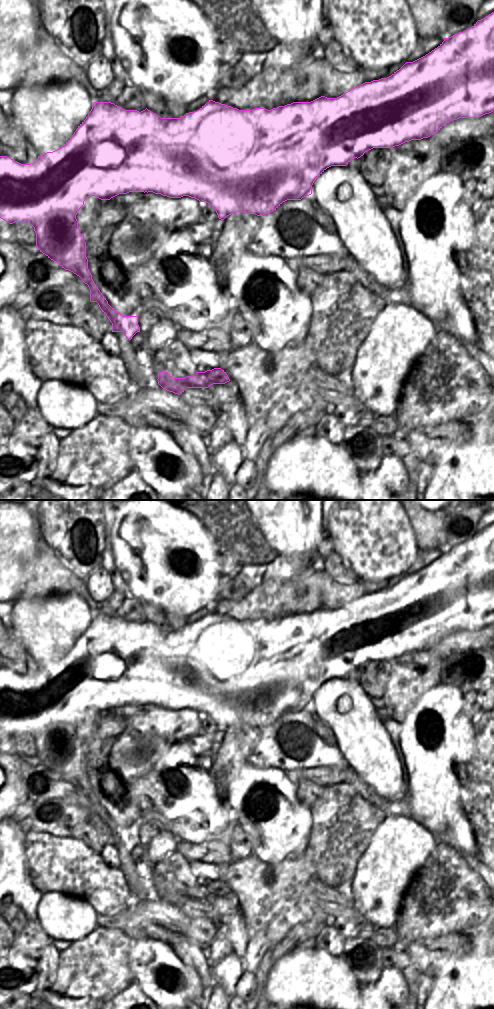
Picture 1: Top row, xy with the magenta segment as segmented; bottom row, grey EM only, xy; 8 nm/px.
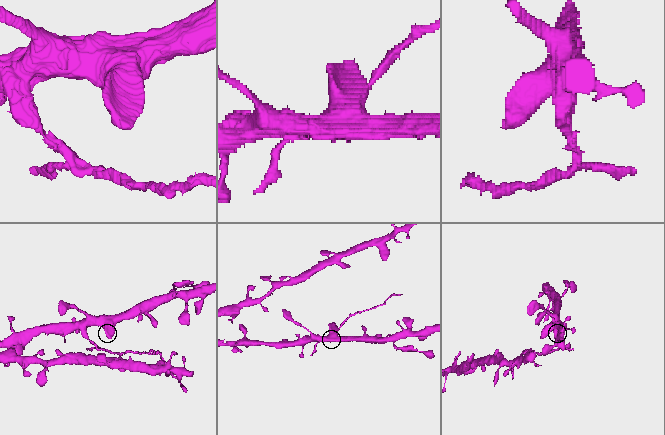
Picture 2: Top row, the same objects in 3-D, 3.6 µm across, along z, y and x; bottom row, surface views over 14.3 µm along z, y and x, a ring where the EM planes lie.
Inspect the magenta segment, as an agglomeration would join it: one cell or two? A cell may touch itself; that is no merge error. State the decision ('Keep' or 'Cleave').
Cleave

